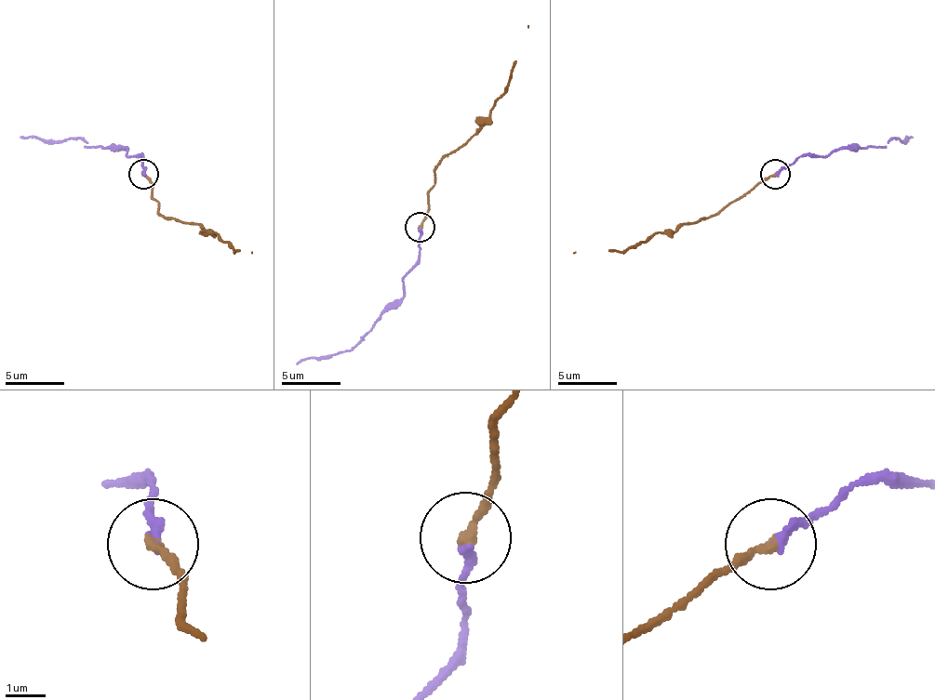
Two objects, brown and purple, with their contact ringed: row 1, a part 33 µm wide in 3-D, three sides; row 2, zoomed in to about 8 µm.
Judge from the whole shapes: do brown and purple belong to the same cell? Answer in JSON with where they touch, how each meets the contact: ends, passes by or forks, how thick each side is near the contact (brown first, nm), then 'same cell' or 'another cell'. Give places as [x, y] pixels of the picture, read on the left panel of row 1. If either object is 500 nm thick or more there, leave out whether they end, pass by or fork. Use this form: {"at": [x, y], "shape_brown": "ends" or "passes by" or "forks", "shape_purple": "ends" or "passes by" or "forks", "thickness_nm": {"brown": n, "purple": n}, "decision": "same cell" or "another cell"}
{"at": [143, 174], "shape_brown": "ends", "shape_purple": "ends", "thickness_nm": {"brown": 240, "purple": 260}, "decision": "same cell"}

